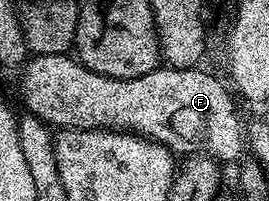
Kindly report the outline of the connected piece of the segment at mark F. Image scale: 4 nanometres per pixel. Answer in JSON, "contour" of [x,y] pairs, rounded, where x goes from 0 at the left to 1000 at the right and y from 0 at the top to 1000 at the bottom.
{"contour":[[[257,264],[134,269],[86,333],[82,478],[108,562],[190,637],[494,657],[617,726],[651,776],[758,766],[814,816],[870,806],[914,726],[900,587],[870,532],[844,413],[751,343],[591,338],[502,388],[405,388],[342,358]]]}

